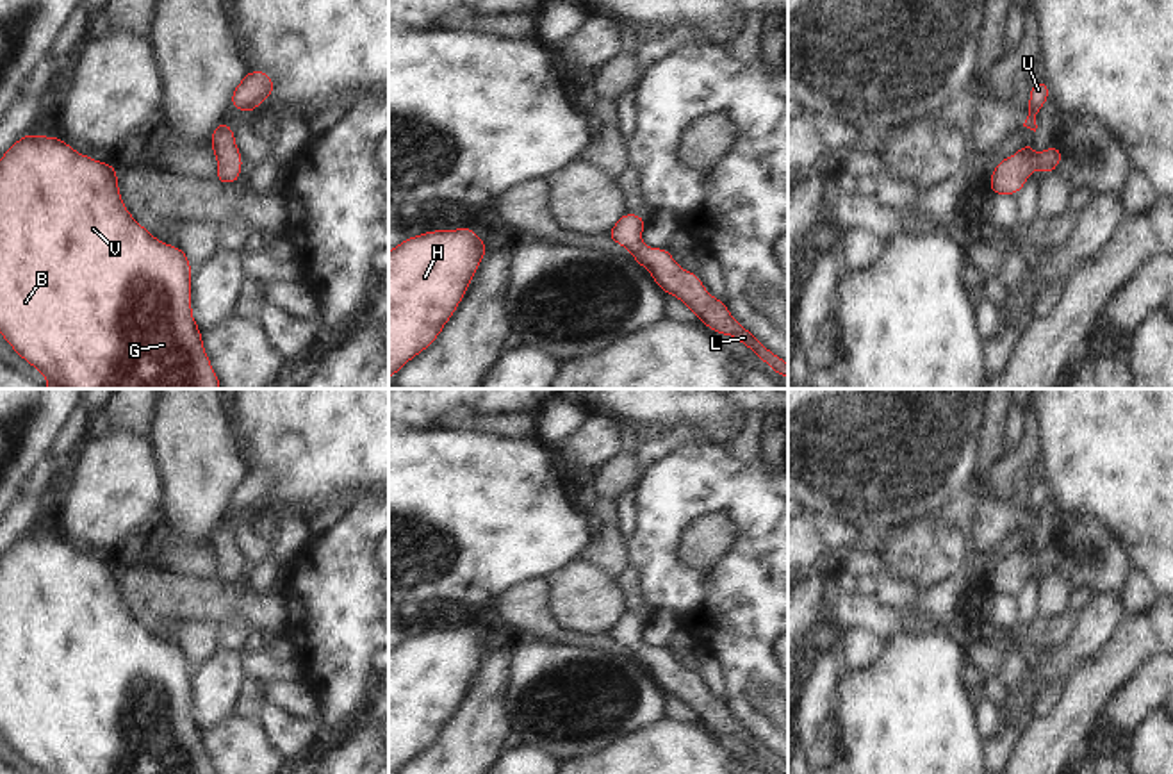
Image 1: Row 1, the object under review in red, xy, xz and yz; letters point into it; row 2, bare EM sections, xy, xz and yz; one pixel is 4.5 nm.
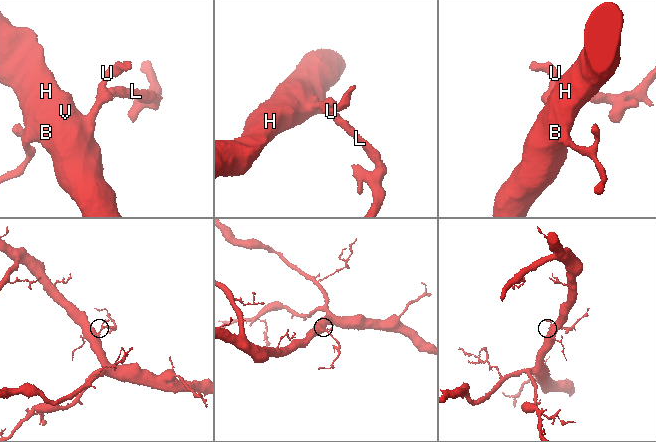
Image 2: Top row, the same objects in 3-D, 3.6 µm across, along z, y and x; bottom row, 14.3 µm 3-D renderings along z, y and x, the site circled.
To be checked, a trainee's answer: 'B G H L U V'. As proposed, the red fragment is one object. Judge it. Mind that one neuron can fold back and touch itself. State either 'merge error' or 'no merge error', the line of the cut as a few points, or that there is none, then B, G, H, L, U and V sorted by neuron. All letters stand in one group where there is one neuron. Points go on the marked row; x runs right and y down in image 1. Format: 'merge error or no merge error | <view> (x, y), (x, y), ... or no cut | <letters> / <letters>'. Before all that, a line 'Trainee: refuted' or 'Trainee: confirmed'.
Trainee: confirmed
no merge error | no cut | B G H L U V

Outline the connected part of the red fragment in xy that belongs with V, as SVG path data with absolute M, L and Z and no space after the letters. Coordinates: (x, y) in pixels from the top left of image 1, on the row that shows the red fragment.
M23 134L0 157L0 335L32 367L45 375L48 389L221 389L193 317L193 266L187 253L166 244L139 225L121 200L118 168L75 152L64 139Z

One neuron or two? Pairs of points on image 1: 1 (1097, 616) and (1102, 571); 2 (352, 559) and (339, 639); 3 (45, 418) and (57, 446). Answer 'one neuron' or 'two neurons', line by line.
1: two neurons
2: one neuron
3: two neurons

